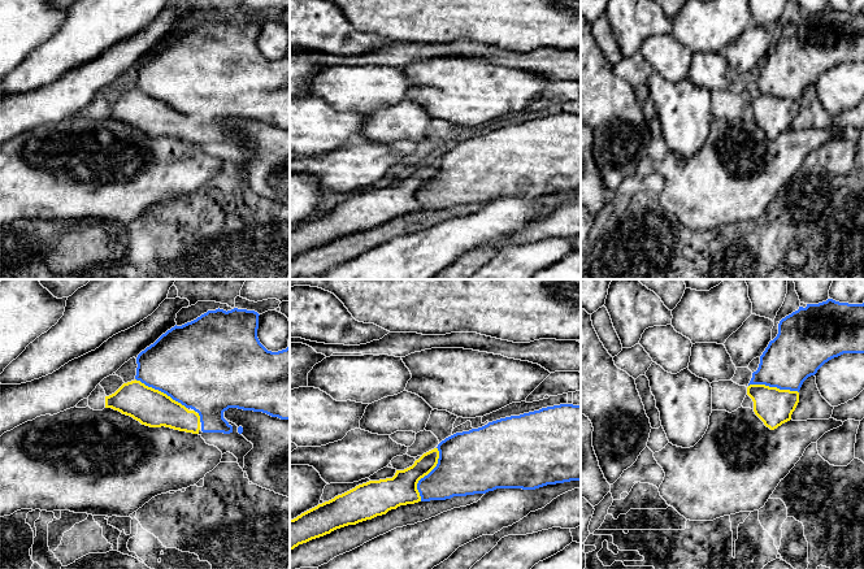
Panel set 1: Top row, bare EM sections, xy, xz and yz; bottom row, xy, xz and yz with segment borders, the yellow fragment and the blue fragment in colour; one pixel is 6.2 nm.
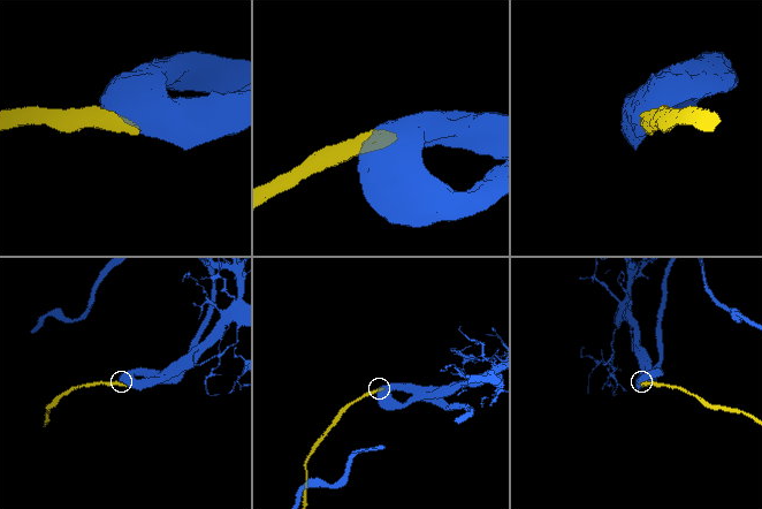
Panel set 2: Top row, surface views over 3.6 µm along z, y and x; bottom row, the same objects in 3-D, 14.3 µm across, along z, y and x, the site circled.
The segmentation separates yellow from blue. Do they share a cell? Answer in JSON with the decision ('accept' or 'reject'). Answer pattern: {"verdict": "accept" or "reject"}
{"verdict": "accept"}

